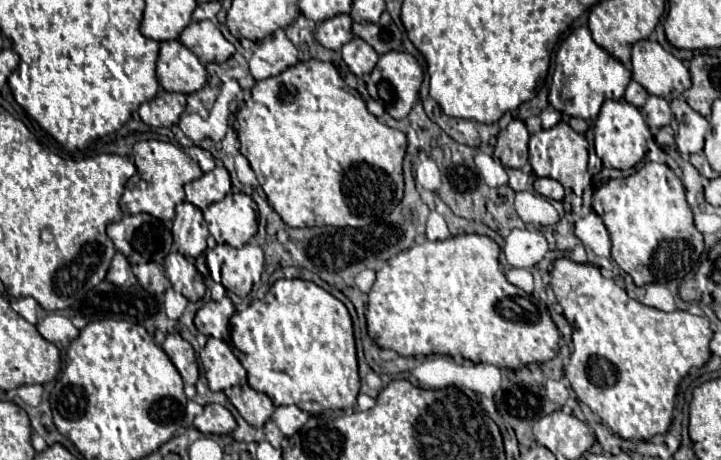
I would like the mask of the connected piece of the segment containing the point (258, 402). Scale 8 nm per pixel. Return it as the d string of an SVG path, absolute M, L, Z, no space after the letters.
M250 385L236 387L228 399L238 409L238 413L246 419L246 423L250 423L252 427L264 427L264 423L274 413L274 405L270 397L264 393L258 393Z

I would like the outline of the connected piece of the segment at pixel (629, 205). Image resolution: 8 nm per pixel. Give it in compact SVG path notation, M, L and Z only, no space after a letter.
M646 163L628 177L608 179L596 189L592 205L610 231L612 261L616 261L636 285L682 279L700 261L704 241L692 223L684 185L668 165Z

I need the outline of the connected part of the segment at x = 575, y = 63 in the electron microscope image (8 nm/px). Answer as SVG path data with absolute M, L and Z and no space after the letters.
M588 27L574 29L560 45L556 53L556 69L552 77L552 87L548 101L554 109L582 119L596 119L602 103L606 99L622 99L628 81L632 79L630 69L624 67L616 57L612 57L604 47L596 45L596 41L590 35Z

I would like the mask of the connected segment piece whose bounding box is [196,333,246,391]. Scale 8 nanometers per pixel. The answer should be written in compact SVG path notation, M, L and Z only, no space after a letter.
M202 333L196 335L197 341L202 349L200 353L200 361L204 365L206 371L206 379L212 391L224 391L228 387L234 387L240 383L240 377L246 377L244 367L240 369L240 361L238 357L232 353L232 349L228 347L228 343L220 341L220 339L208 339Z

